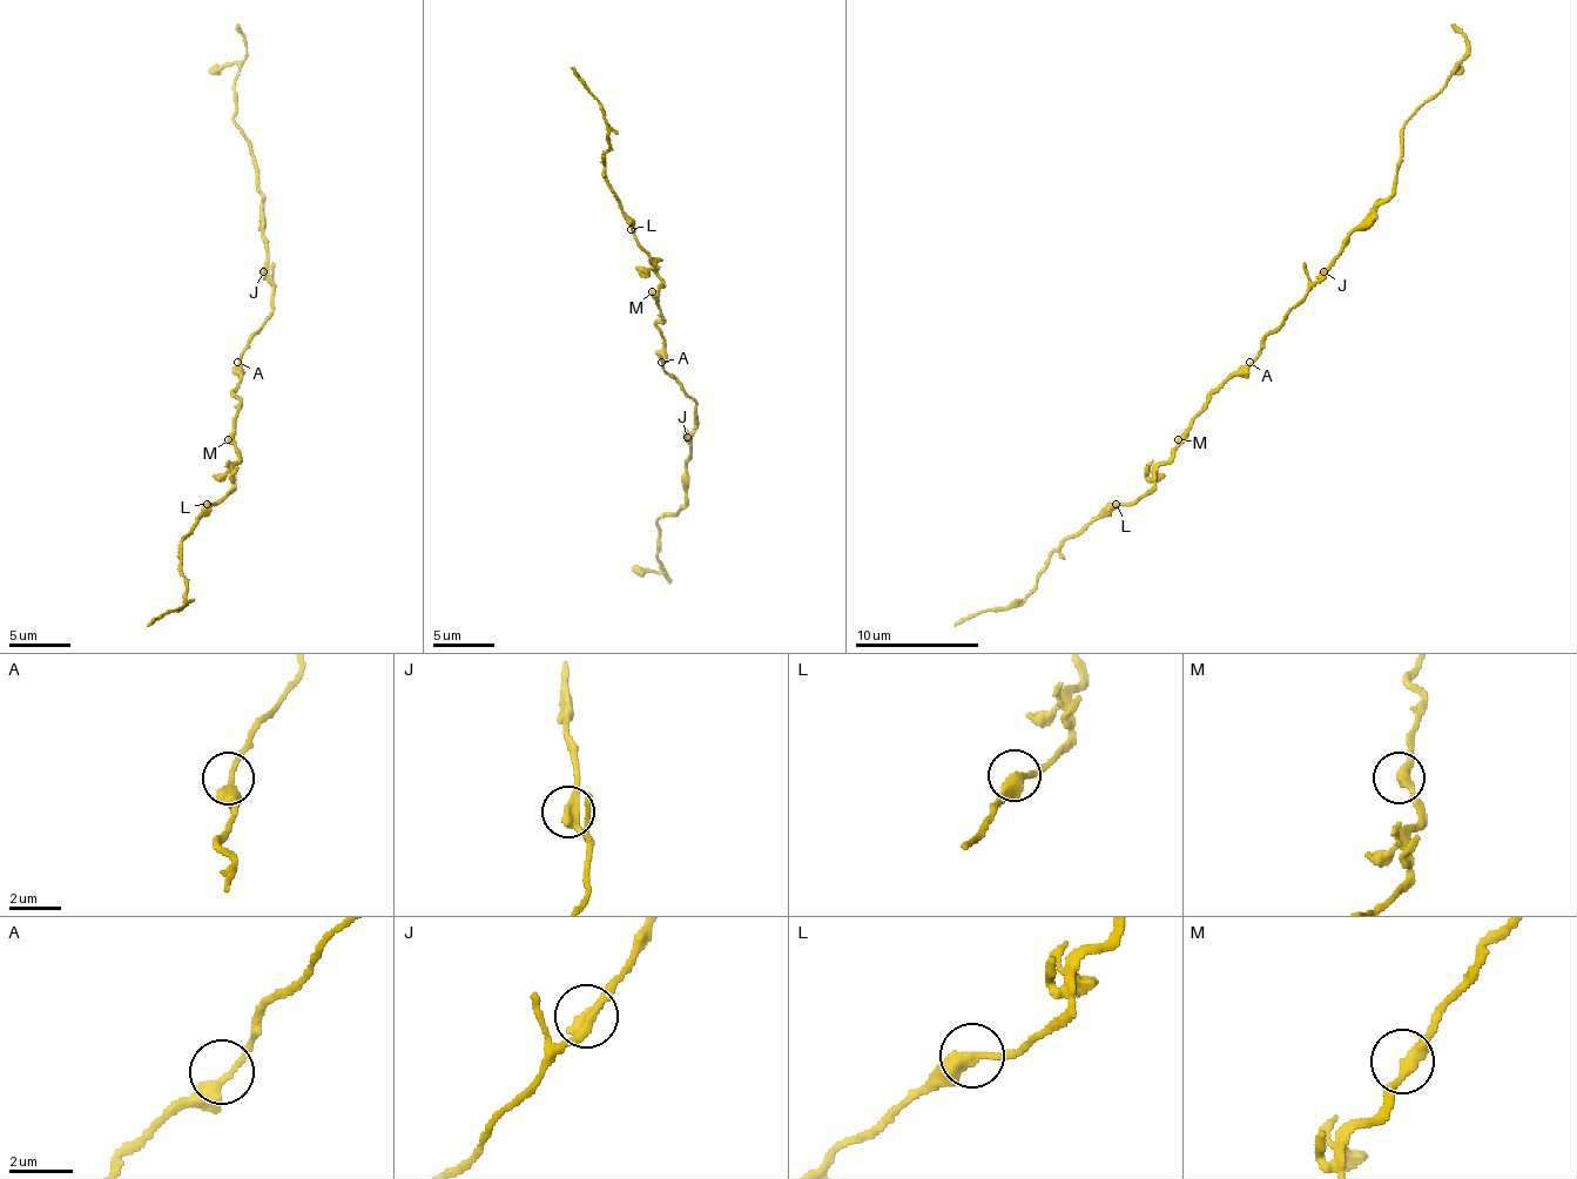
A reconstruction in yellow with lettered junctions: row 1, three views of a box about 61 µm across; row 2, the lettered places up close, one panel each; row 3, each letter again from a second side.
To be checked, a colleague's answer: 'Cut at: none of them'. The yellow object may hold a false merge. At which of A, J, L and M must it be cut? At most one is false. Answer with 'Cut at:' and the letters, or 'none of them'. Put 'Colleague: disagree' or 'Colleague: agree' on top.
Colleague: agree
Cut at: none of them

